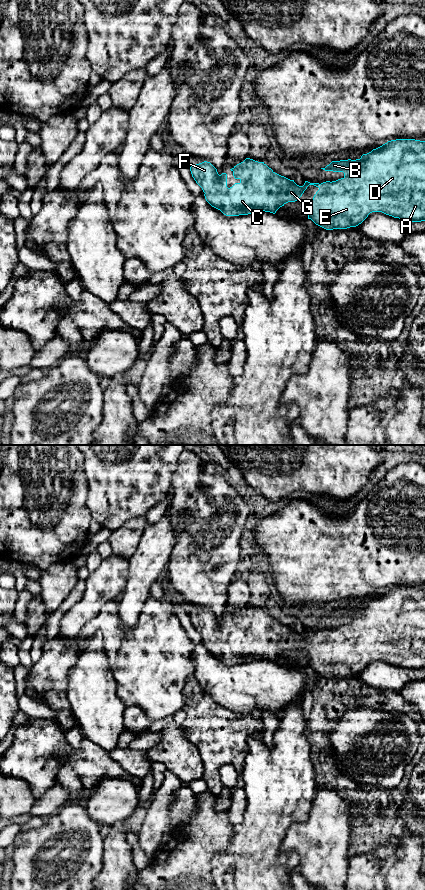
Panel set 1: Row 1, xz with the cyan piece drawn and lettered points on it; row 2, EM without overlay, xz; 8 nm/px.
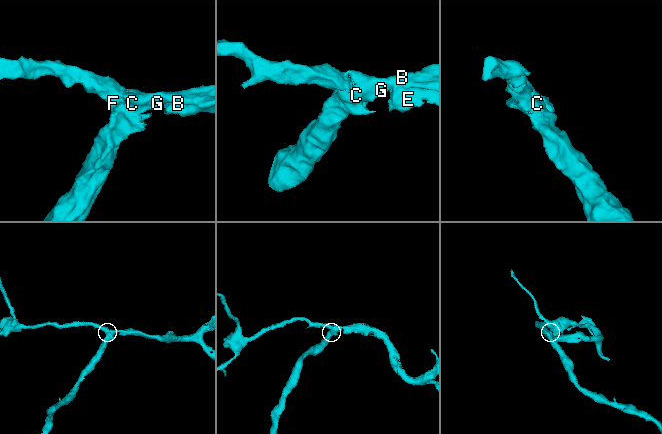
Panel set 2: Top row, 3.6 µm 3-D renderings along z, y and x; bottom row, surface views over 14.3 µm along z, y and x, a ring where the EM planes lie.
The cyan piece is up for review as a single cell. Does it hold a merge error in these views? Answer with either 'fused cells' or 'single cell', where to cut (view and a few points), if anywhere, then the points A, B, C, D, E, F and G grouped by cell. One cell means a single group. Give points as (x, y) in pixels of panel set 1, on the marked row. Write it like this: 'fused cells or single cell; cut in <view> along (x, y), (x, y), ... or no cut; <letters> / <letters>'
single cell; no cut; A B C D E F G

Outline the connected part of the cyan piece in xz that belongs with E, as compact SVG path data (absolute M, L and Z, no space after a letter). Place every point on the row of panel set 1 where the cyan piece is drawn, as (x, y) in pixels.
M415 139L391 140L369 153L363 154L360 159L332 161L325 168L321 169L343 172L344 177L336 181L326 181L321 184L305 181L303 186L299 186L294 180L275 173L264 162L246 158L243 162L230 169L233 172L234 178L239 179L240 182L228 188L227 174L222 173L219 175L217 169L210 162L204 161L190 167L192 177L205 193L206 201L226 216L248 215L256 211L275 214L286 203L299 200L307 187L314 185L319 190L309 202L308 219L311 219L316 225L326 230L356 227L372 212L382 212L409 222L425 221L425 141Z

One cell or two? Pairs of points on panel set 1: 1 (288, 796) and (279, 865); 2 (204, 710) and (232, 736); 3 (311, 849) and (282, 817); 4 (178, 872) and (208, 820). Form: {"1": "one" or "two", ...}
{"1": "one", "2": "one", "3": "two", "4": "one"}

